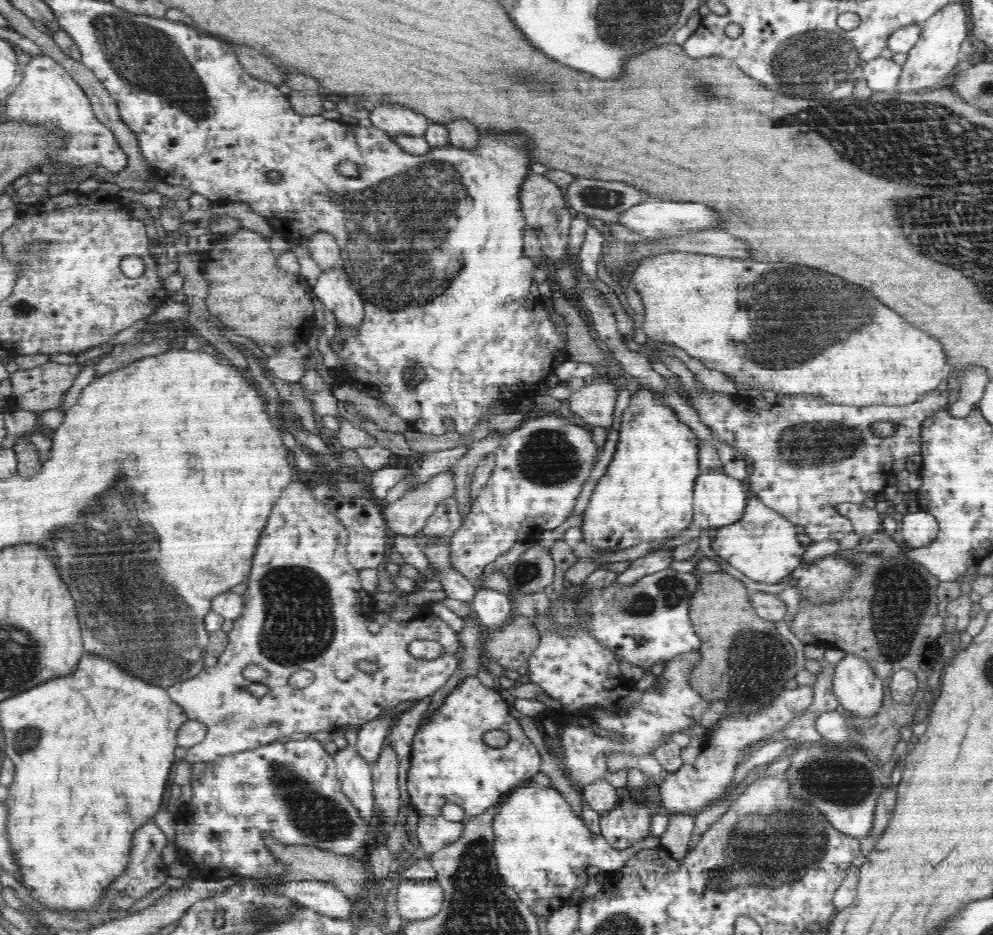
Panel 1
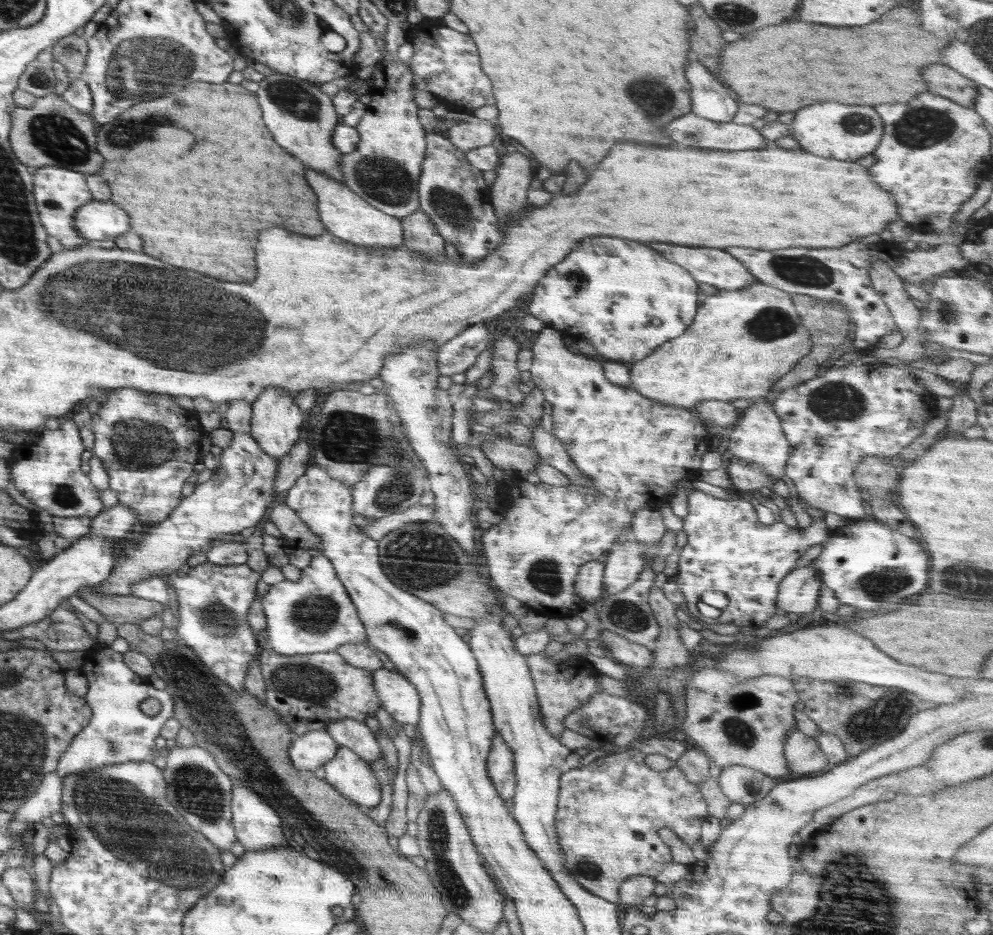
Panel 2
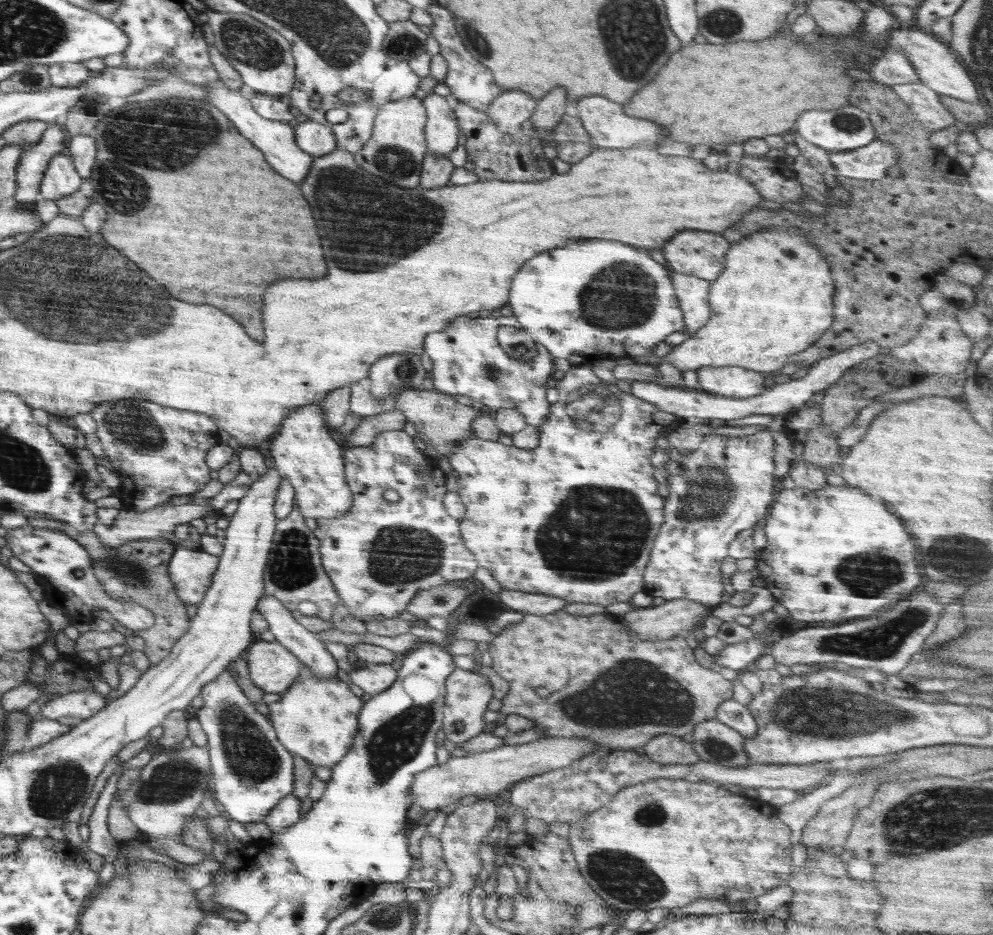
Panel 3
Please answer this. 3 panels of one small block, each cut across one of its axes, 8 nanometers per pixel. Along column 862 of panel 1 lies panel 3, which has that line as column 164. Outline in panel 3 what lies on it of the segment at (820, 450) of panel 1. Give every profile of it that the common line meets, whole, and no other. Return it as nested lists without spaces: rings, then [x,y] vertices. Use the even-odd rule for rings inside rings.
[[[121,399],[102,403],[89,412],[96,423],[96,436],[100,439],[105,456],[120,479],[120,500],[123,508],[134,512],[149,511],[154,506],[170,503],[176,495],[194,495],[210,482],[212,471],[206,465],[210,448],[219,441],[219,428],[210,416],[198,412],[176,410],[160,406],[153,401]]]

